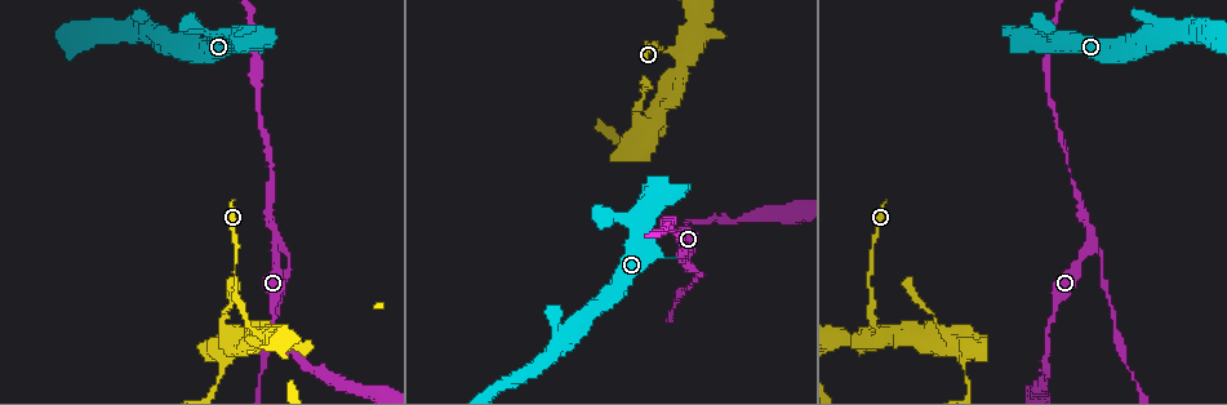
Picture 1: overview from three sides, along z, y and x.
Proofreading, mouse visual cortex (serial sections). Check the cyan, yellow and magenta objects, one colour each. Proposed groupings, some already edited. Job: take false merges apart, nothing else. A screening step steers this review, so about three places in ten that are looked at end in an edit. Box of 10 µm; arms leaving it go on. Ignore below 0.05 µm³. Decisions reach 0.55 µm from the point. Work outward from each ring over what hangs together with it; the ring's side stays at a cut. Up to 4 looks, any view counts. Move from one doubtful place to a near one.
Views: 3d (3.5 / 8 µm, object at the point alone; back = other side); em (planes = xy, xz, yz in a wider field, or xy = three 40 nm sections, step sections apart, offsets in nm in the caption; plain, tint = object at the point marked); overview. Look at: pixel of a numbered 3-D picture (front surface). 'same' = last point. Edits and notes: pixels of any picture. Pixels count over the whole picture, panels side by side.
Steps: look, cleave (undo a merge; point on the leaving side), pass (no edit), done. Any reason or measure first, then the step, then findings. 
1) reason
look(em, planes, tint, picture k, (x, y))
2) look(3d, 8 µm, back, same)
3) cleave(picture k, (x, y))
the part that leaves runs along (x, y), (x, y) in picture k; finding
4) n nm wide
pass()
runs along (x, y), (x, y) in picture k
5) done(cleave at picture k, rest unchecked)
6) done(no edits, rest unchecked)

three-way junction
look(3d, 8 µm, picture 1, (1090, 245))

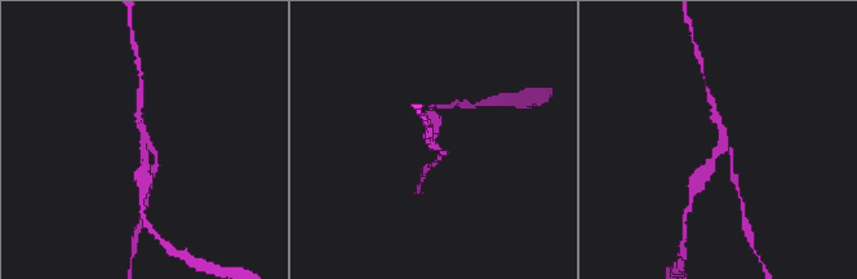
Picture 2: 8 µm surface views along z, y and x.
closer look
look(3d, 3.5 µm, same)

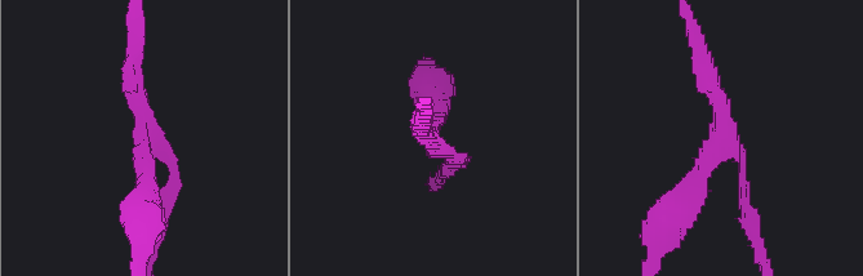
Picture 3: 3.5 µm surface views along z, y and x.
arms of 150, 200, 400 nm
pass()
runs along (674, 214), (723, 138), (703, 56) in picture 3; all the same cell

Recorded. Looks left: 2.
four-way junction
look(3d, 3.5 µm, picture 1, (878, 335))

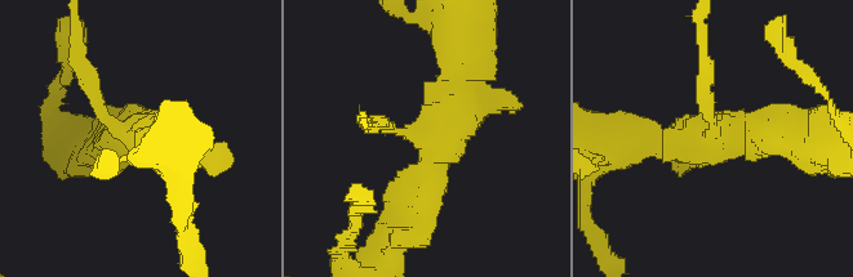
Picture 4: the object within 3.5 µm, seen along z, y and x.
4 arms; arms of 200, 350, 400, 450 nm
look(em, planes, tint, picture 4, (716, 132))

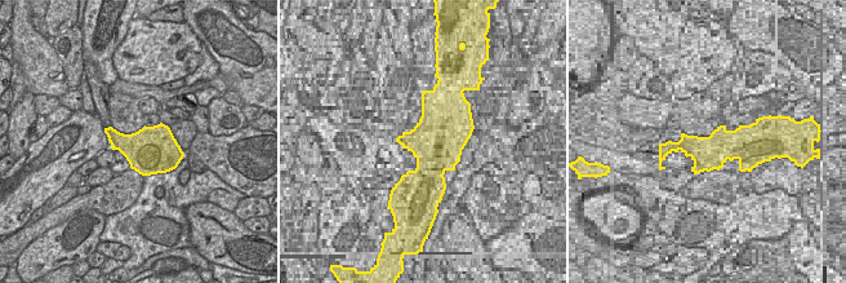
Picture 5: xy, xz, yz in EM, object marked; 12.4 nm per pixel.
pass()
runs along (706, 75), (712, 134), (795, 130) in picture 4; one cell here

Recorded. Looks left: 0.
done(no edits, rest unchecked)

